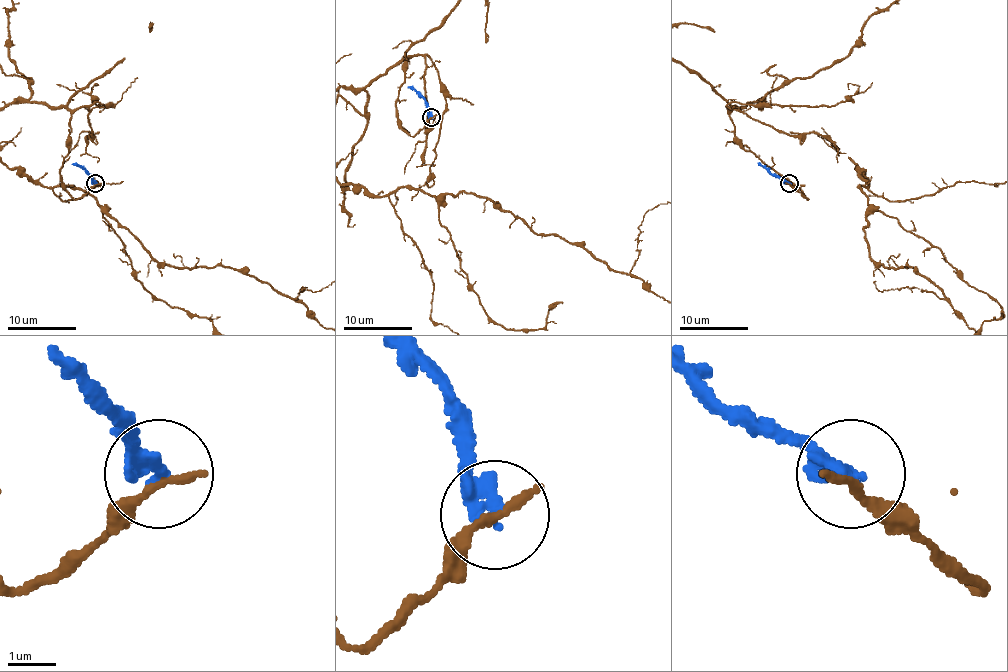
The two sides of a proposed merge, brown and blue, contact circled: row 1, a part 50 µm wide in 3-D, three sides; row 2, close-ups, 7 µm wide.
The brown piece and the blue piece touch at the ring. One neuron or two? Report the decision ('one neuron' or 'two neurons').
two neurons

